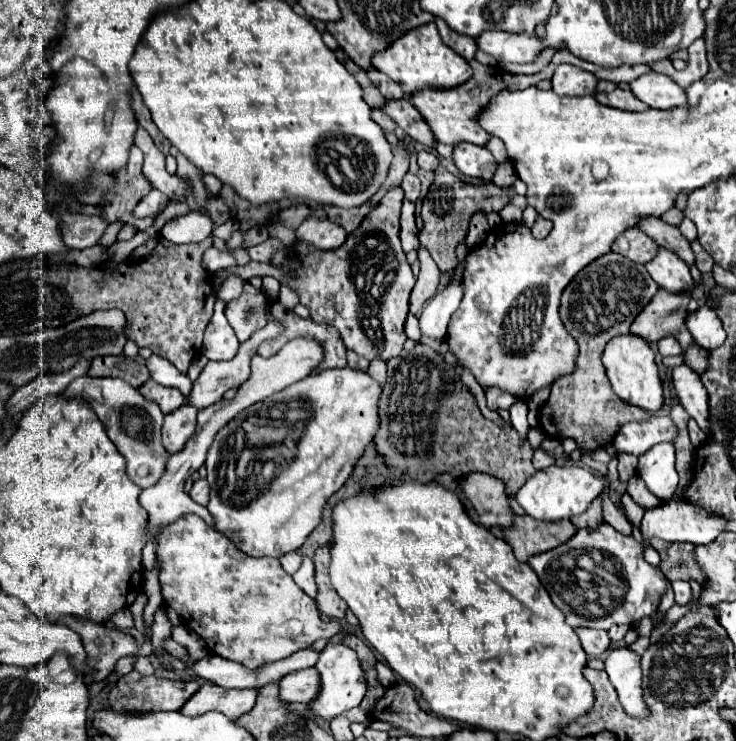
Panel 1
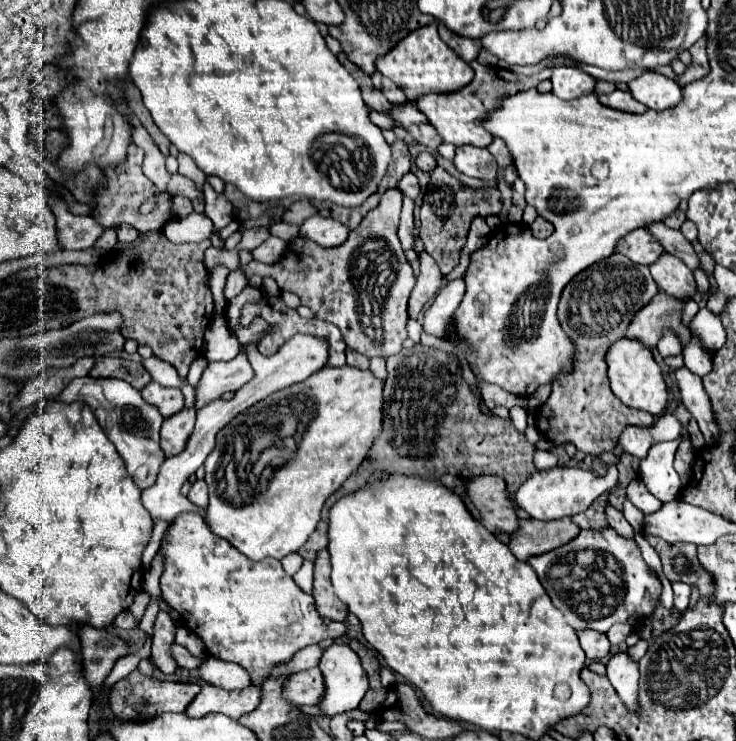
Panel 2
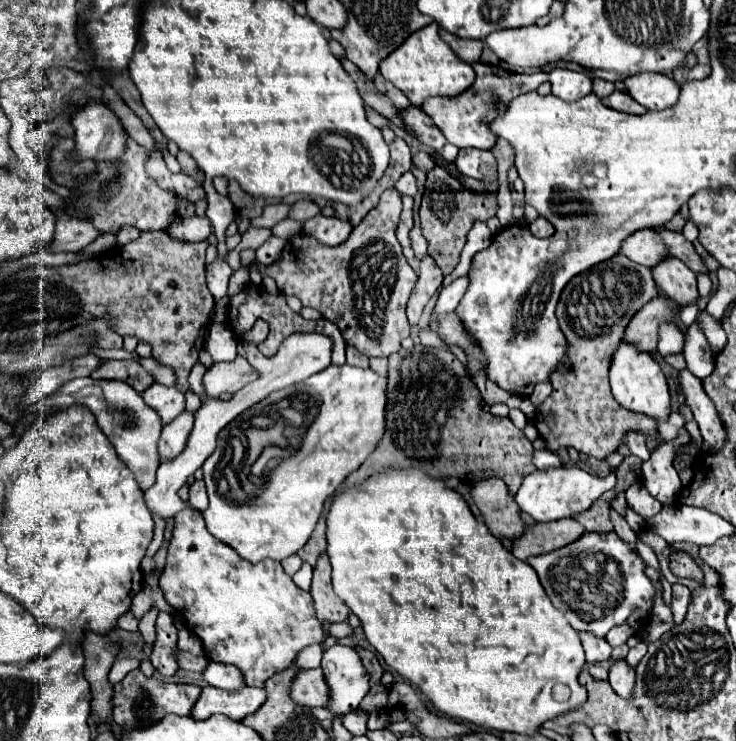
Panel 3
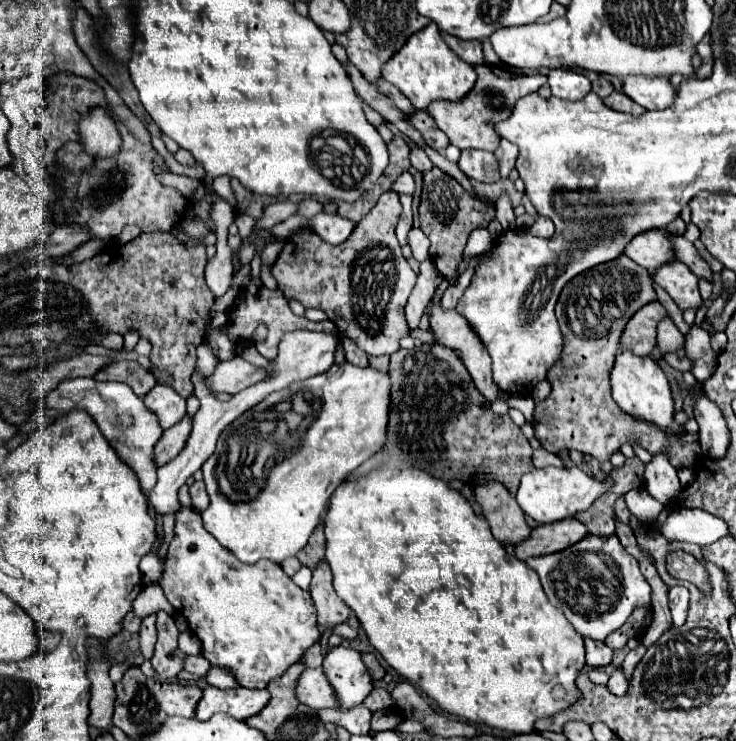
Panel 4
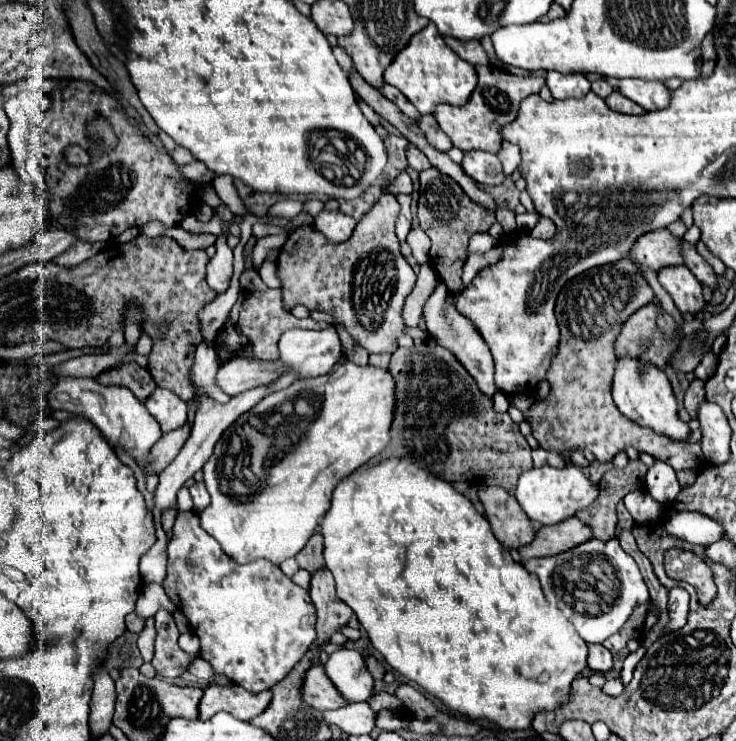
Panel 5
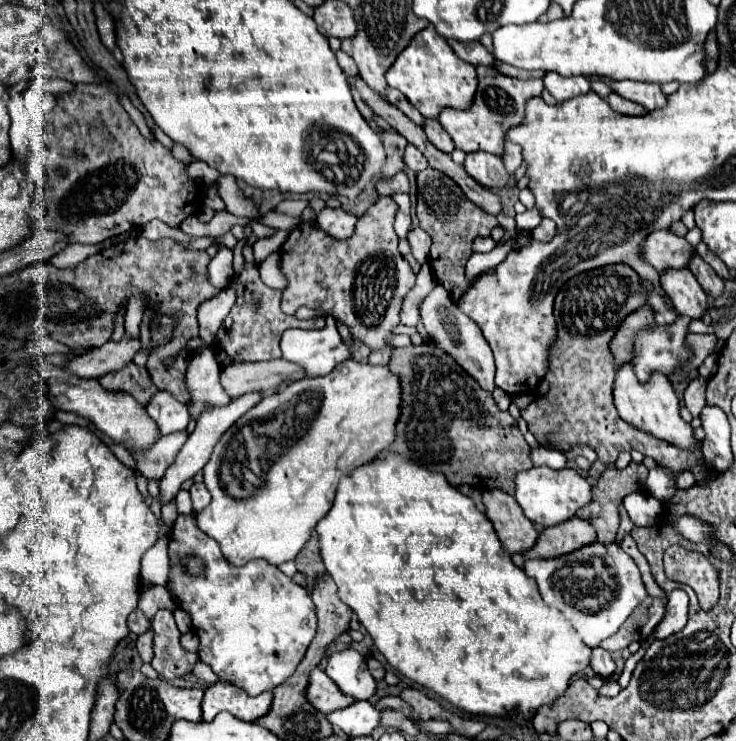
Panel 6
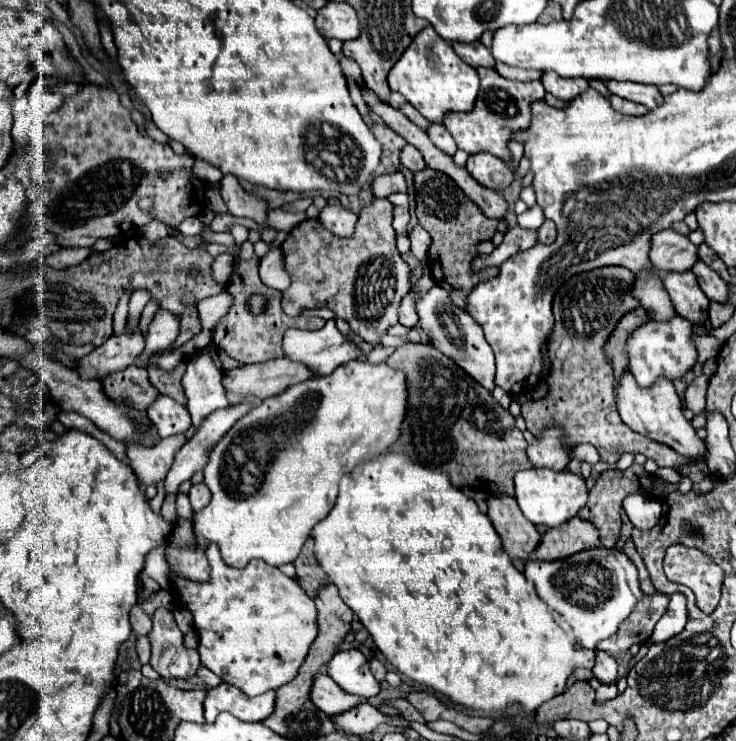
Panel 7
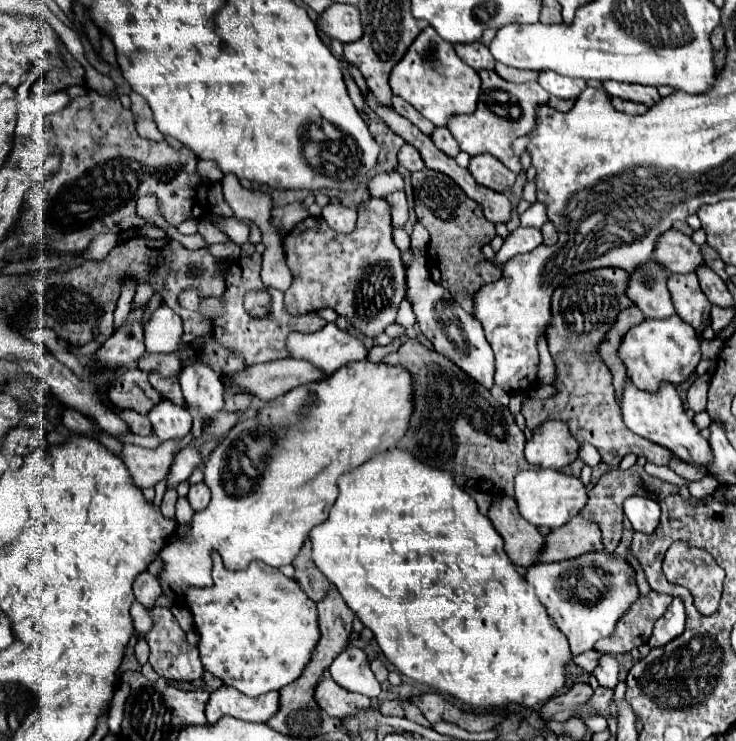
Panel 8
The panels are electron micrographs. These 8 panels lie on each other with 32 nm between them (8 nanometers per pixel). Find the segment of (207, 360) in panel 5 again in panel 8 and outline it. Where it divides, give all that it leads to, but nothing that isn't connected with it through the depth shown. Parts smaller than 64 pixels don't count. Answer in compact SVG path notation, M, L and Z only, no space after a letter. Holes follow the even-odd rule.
M202 358L190 360L180 374L186 408L194 418L193 439L202 432L202 420L224 408L222 376Z

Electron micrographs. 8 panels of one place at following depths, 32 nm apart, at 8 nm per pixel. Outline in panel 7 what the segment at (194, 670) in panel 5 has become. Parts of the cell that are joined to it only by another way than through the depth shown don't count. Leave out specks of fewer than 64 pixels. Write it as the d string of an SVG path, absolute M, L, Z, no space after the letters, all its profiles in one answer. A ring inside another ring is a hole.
M200 666L198 672L196 672L196 676L206 684L206 688L214 688L214 686L218 686L222 682L218 676L212 674L212 670L206 670L206 666Z

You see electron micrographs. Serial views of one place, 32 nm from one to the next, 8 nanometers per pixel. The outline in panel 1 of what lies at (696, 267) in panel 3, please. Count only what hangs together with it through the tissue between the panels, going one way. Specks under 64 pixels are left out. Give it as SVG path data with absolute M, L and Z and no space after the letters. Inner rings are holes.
M654 216L640 218L636 226L642 232L646 232L656 244L676 252L686 264L694 264L694 252L690 250L690 242L686 238L682 238L682 234L676 226L666 224L662 218L654 218Z

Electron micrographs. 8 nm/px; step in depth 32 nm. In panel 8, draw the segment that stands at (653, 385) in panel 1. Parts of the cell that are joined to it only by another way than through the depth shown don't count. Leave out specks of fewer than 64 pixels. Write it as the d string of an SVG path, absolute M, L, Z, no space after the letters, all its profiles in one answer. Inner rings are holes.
M626 378L626 386L622 390L620 398L620 412L624 418L624 424L638 436L648 438L650 442L656 442L668 450L672 450L680 460L690 464L708 464L712 458L710 444L706 438L698 434L698 428L694 422L686 416L680 396L676 394L674 386L662 386L658 394L650 394L648 390L638 390L636 386L630 386L630 378Z

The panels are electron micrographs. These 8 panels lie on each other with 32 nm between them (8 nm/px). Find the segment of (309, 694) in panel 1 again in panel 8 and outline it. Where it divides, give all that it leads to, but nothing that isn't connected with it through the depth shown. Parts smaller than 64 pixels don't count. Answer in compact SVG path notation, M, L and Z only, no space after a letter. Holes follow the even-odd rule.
M330 676L318 682L318 686L314 688L314 700L318 702L318 706L322 706L322 710L326 710L326 714L334 718L344 718L360 708L370 706L370 698L346 692Z

